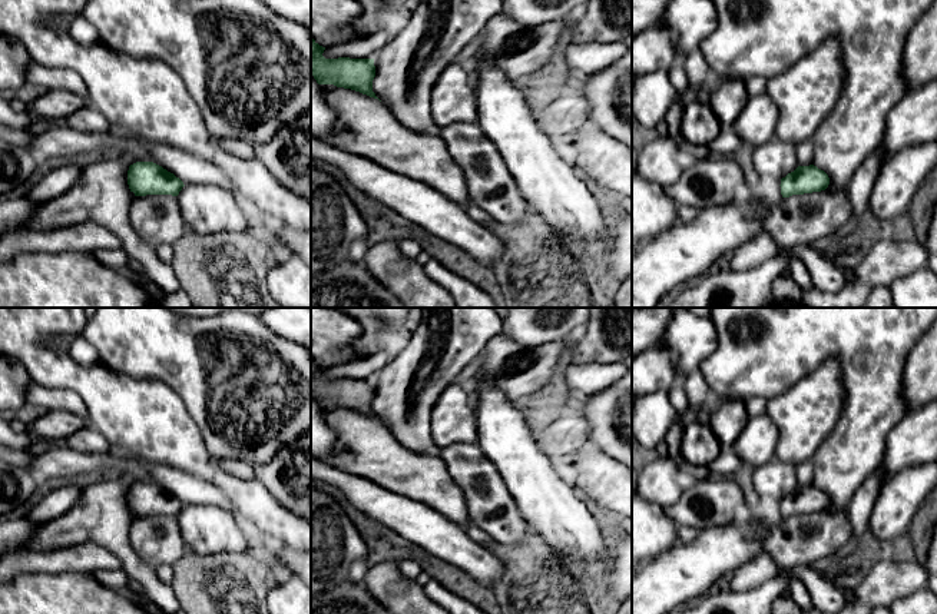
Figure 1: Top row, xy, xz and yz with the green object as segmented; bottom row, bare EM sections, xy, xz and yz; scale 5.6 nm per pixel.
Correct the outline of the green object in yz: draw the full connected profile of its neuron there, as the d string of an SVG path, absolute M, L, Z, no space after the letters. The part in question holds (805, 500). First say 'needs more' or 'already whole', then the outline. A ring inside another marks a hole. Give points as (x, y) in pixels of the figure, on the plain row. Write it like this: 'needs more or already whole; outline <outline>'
already whole; outline M814 485L798 487L794 492L781 500L781 515L804 515L825 511L830 505L828 495Z

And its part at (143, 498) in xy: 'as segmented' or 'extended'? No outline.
as segmented

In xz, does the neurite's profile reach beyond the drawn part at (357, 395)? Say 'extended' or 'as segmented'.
as segmented

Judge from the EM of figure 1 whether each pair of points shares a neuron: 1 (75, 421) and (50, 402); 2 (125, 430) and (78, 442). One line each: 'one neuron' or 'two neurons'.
1: two neurons
2: two neurons

